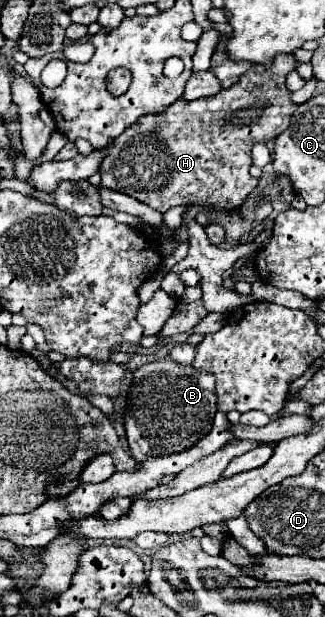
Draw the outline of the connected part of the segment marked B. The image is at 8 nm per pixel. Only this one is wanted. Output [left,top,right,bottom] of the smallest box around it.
[124,357,216,461]

